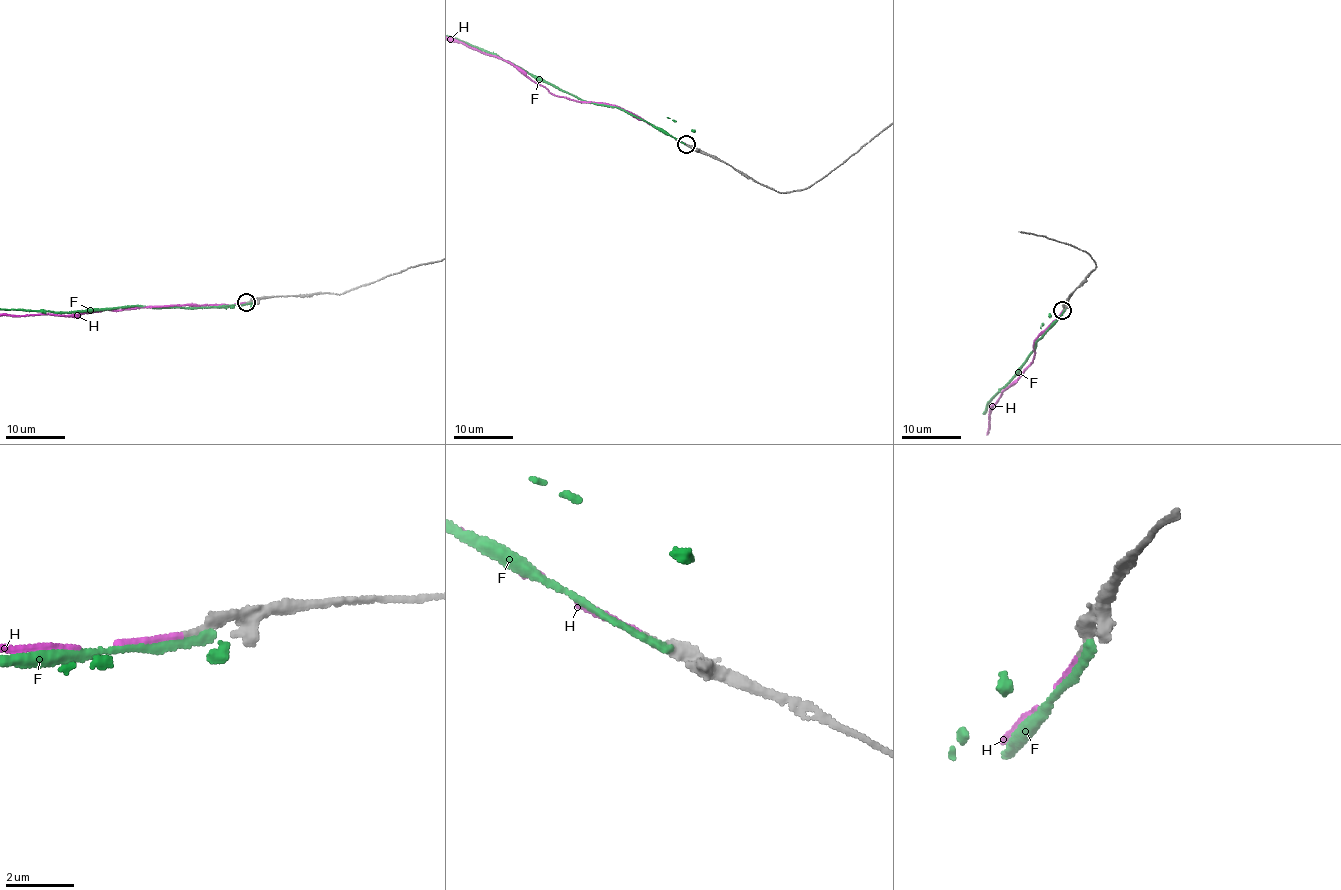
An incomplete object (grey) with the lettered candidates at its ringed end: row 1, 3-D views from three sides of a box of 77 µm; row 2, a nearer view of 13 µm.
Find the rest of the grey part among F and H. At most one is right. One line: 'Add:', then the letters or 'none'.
Add: H

